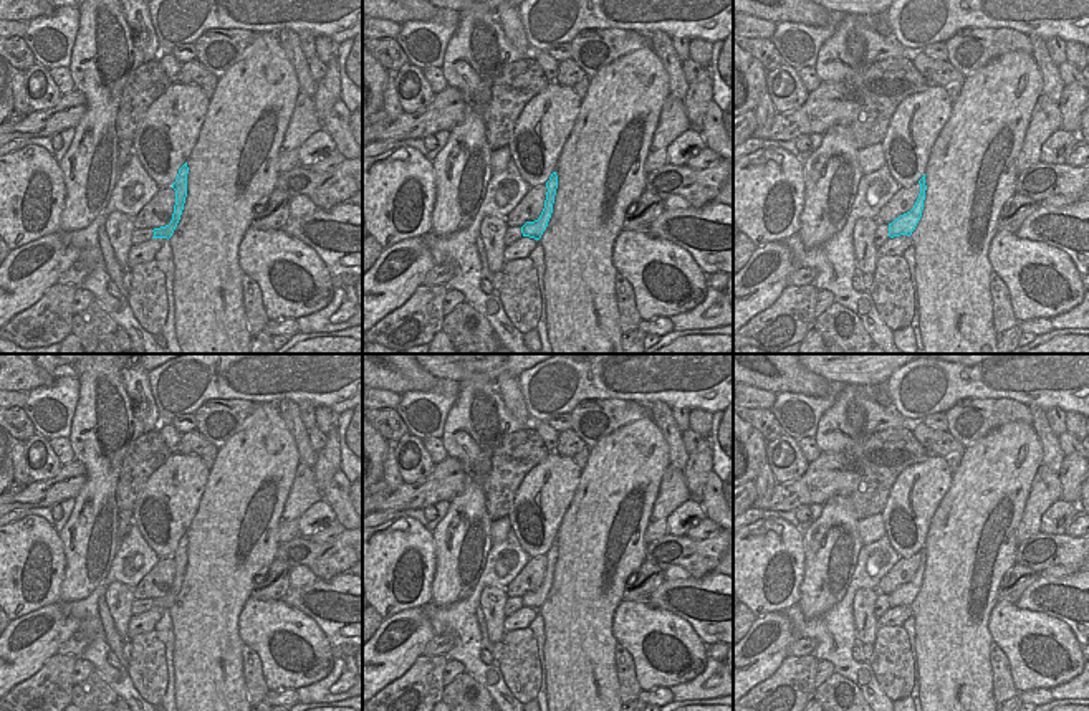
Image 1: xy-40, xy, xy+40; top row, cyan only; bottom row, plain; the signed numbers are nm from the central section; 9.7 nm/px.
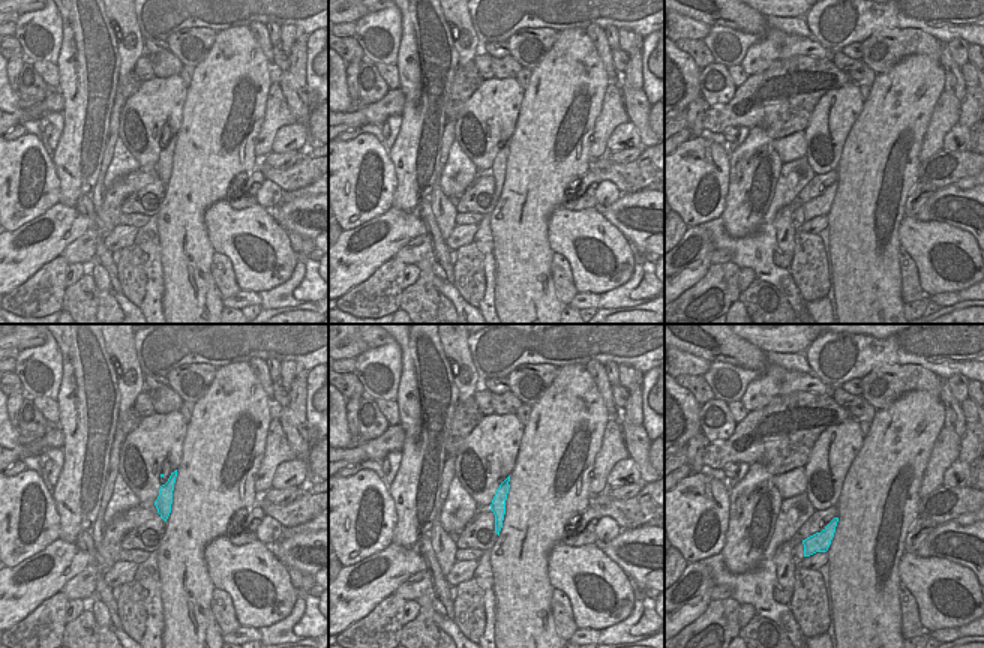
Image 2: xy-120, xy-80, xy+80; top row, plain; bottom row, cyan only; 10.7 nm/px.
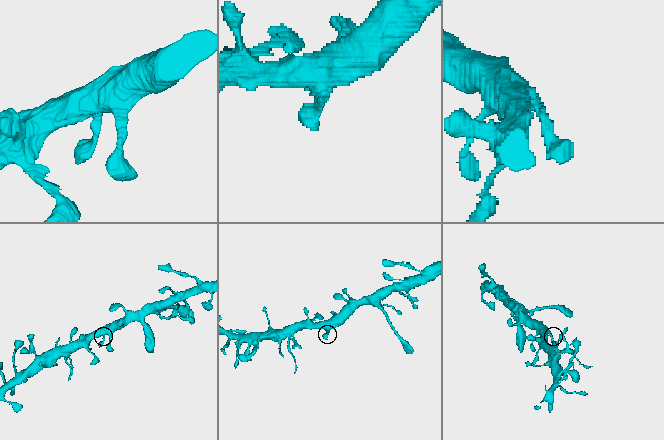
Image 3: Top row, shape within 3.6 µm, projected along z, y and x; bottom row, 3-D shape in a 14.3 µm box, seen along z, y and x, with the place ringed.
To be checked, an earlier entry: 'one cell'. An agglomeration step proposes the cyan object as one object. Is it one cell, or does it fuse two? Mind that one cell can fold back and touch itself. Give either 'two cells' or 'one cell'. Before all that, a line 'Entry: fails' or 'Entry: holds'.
Entry: holds
one cell

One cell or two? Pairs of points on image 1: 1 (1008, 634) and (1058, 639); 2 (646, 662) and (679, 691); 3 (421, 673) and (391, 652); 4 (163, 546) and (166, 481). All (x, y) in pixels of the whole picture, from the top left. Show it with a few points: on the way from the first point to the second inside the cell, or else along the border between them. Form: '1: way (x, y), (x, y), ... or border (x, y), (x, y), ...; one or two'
1: way (1021, 634), (1046, 632); one
2: border (707, 665), (690, 680), (669, 688); two
3: border (421, 653), (399, 677), (381, 690); two
4: way (156, 529), (159, 506), (166, 498); one

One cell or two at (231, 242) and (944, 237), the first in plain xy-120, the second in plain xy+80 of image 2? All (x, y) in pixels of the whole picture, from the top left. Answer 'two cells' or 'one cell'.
one cell

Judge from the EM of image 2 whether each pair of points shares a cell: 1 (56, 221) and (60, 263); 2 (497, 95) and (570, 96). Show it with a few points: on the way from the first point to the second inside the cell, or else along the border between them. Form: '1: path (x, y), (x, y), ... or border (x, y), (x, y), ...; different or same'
1: border (60, 254), (42, 264), (30, 276); different
2: border (525, 90), (515, 129); different

